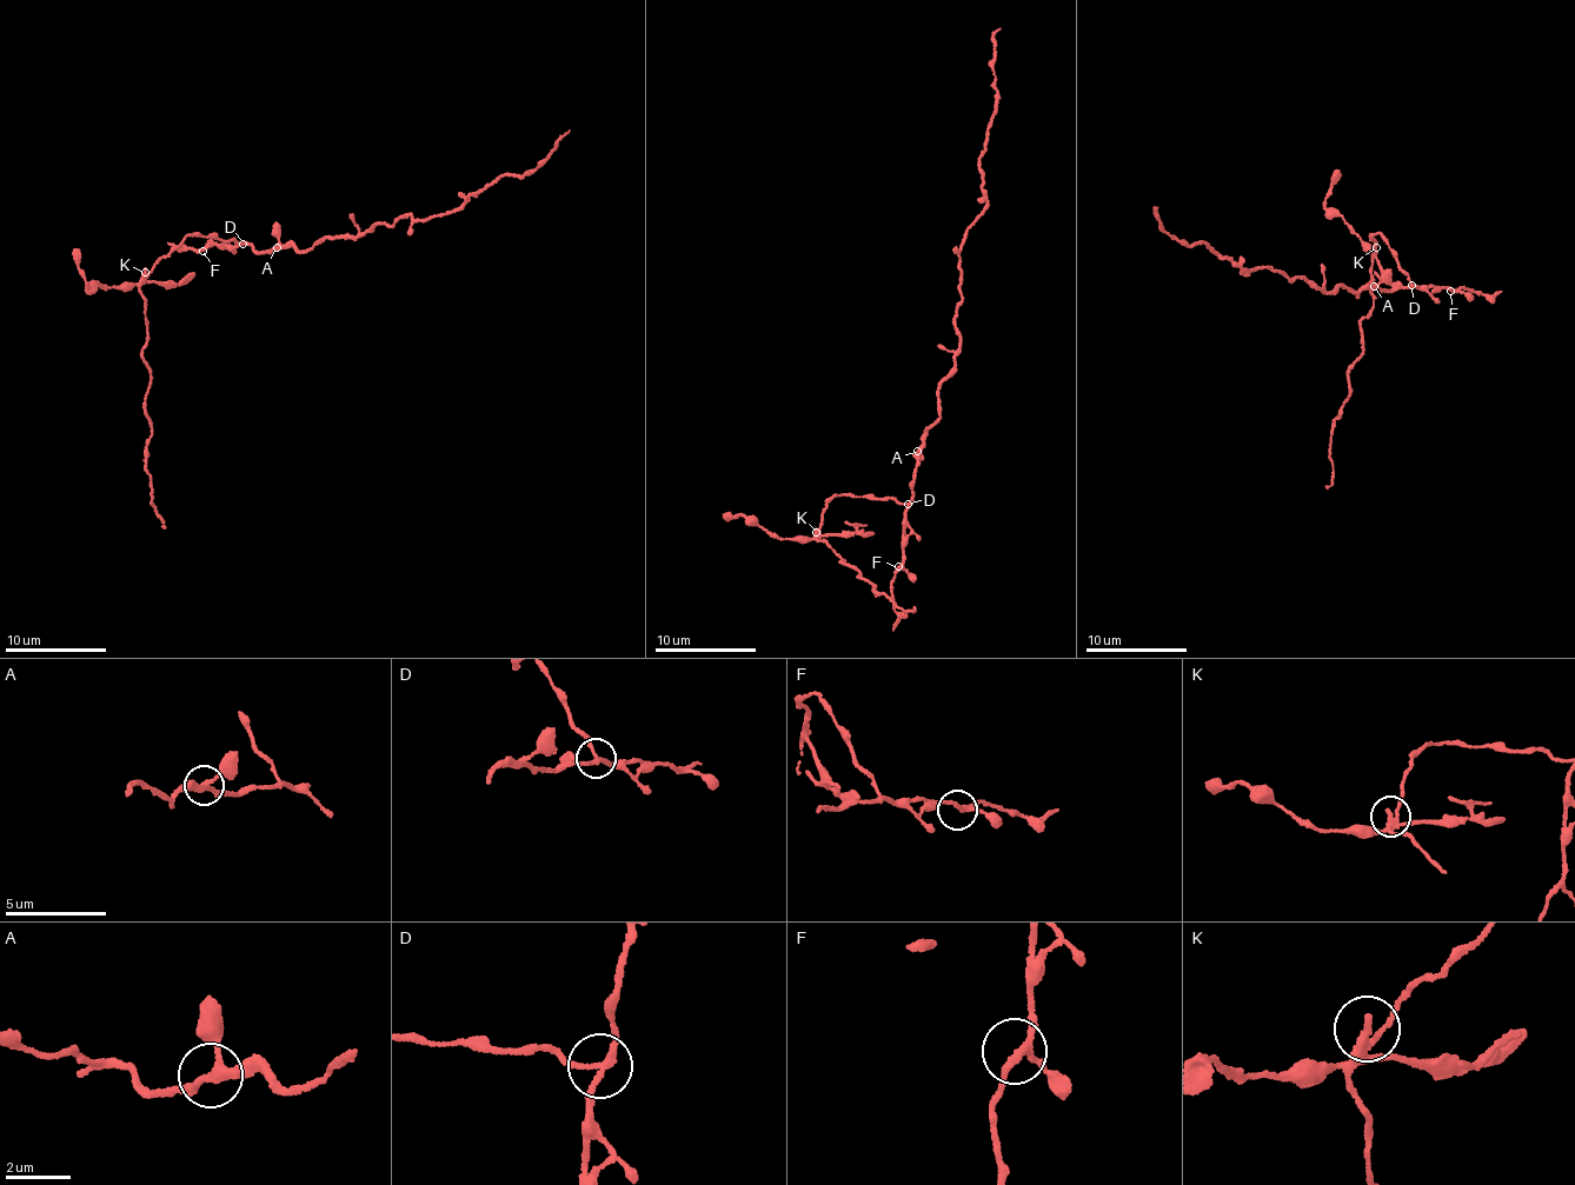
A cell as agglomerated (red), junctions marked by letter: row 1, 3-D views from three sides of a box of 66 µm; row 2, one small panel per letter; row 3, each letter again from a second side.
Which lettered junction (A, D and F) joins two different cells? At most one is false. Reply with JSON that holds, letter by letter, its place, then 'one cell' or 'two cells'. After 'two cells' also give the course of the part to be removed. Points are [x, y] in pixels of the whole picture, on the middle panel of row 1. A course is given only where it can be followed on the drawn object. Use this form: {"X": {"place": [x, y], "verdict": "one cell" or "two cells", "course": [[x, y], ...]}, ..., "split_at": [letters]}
{"A": {"place": [917, 451], "verdict": "one cell"}, "D": {"place": [908, 504], "verdict": "two cells", "course": [[908, 505], [836, 494], [817, 539], [877, 586], [878, 596], [884, 593], [906, 613], [914, 607]]}, "F": {"place": [898, 566], "verdict": "one cell"}, "split_at": ["D"]}

